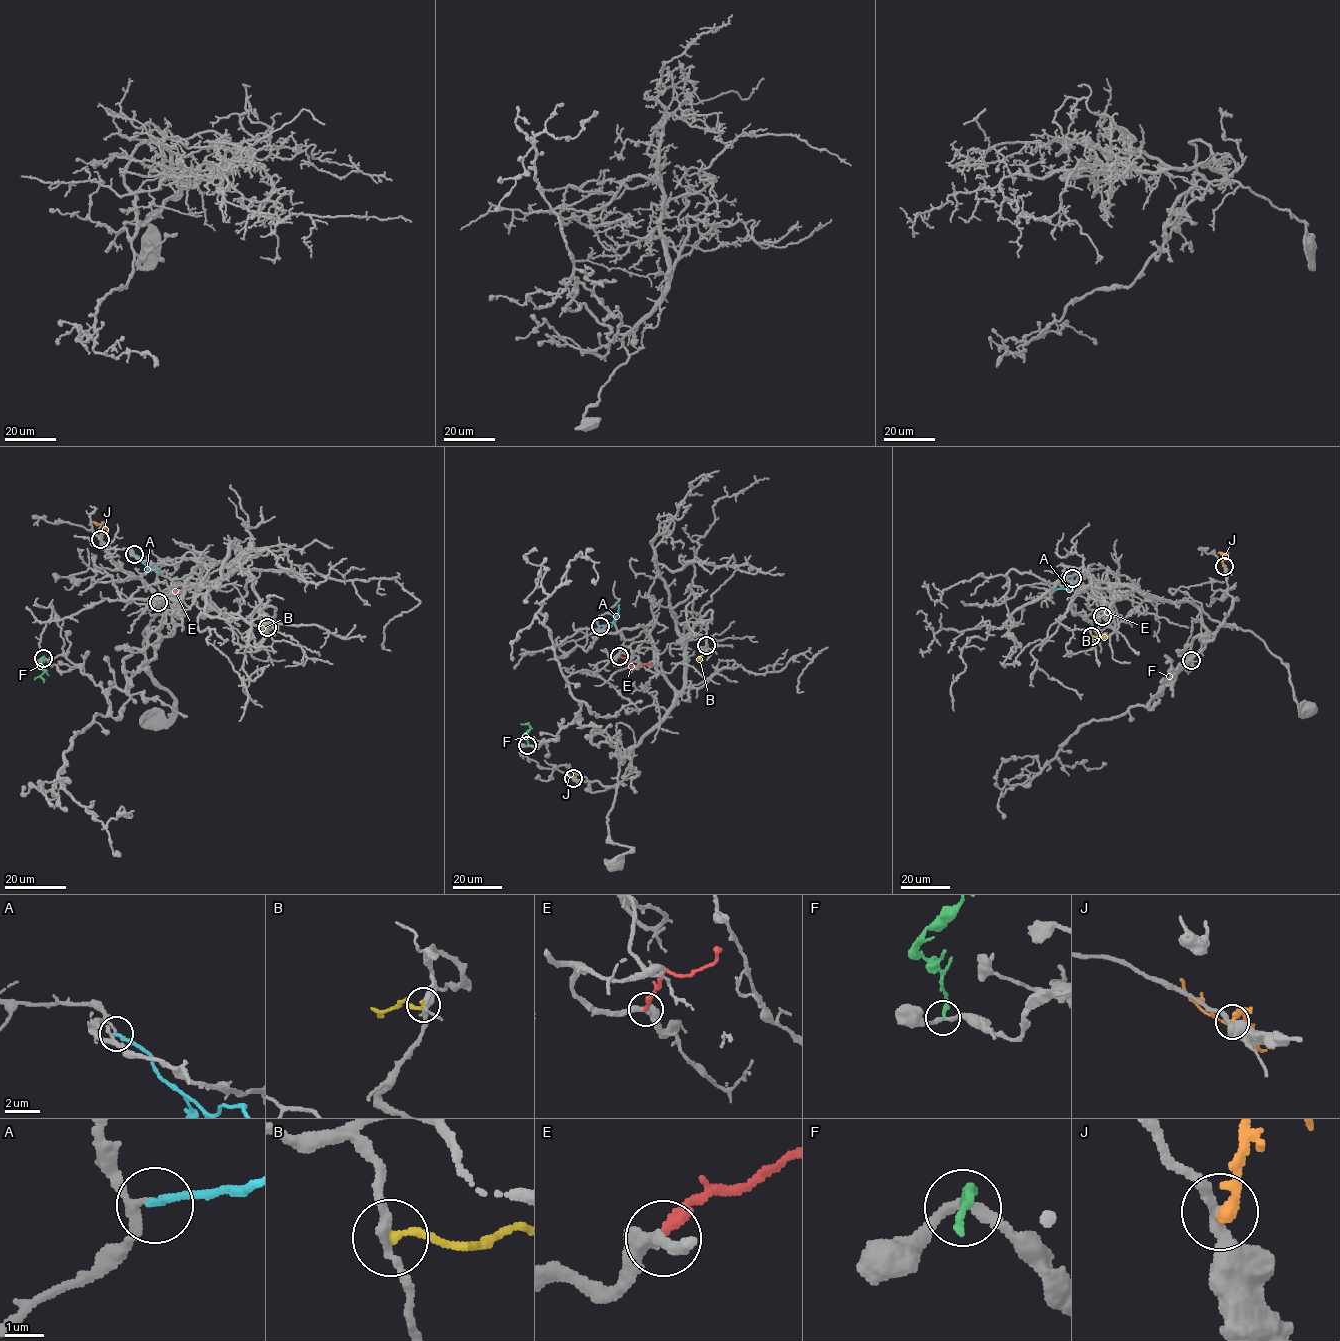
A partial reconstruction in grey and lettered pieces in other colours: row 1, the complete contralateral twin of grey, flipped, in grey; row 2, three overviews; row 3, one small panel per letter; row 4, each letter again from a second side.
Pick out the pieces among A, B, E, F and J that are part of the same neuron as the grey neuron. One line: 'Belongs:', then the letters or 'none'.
Belongs: none

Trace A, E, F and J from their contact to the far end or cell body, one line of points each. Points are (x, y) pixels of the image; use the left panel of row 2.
A: (134, 554), (151, 568), (157, 567), (157, 572)
E: (158, 601), (172, 593), (199, 587)
F: (43, 657), (38, 667), (46, 671), (41, 675), (44, 682)
J: (101, 538), (104, 524), (91, 522)

